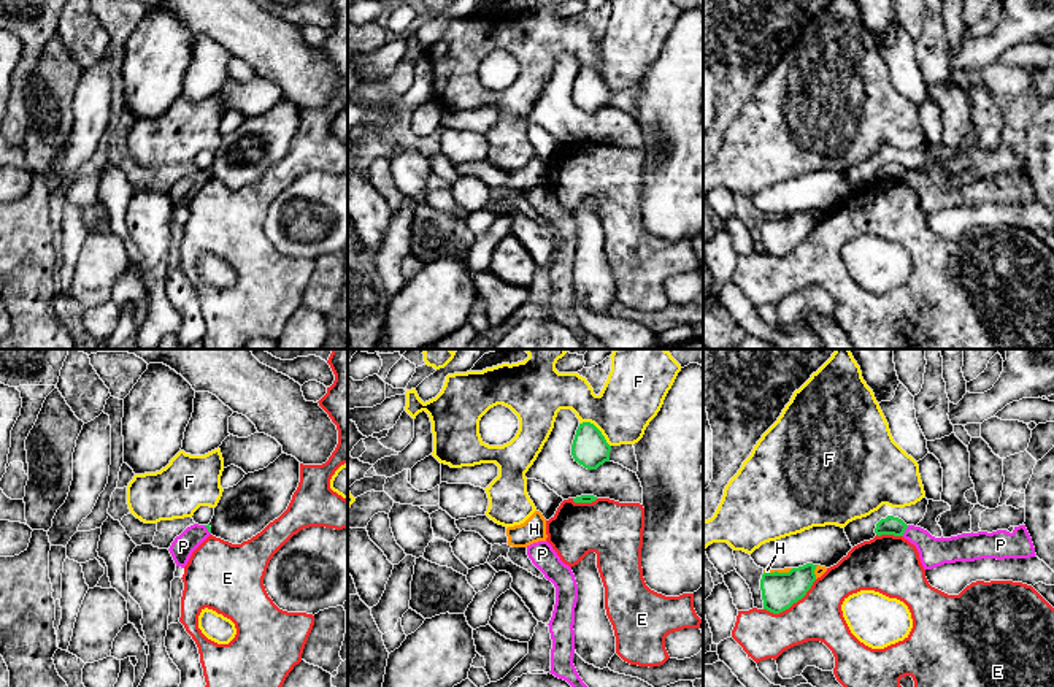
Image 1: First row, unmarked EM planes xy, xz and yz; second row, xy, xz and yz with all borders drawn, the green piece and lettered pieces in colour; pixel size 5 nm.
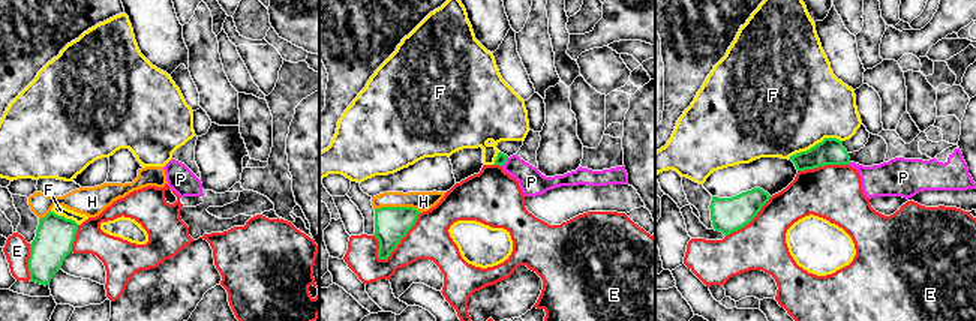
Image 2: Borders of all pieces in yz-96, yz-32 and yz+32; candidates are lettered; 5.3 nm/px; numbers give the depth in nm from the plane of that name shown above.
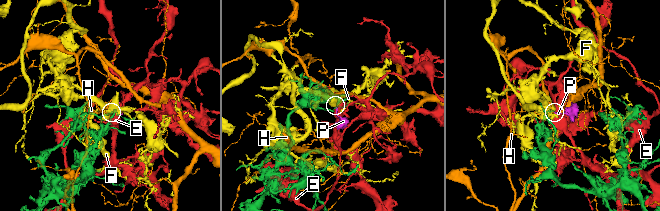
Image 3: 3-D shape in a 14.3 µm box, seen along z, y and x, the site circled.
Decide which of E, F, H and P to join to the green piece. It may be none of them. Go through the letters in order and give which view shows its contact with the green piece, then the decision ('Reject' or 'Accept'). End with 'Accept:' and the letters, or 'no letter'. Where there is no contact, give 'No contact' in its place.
E: Touches green in yz. Reject
F: Touches green in xz. Reject
H: Touches green in yz. Reject
P: Touches green in yz. Reject
Accept: no letter

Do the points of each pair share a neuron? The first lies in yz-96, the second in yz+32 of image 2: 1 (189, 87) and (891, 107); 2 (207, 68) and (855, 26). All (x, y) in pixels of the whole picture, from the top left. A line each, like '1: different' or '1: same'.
1: different
2: different

